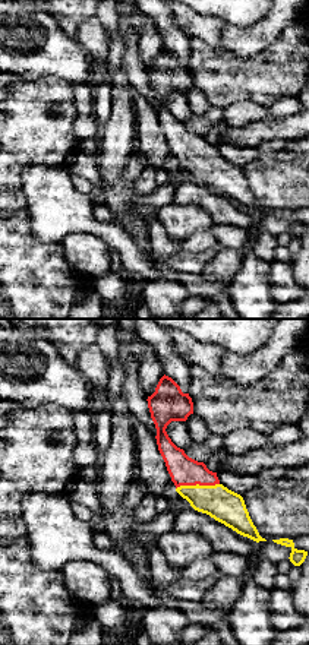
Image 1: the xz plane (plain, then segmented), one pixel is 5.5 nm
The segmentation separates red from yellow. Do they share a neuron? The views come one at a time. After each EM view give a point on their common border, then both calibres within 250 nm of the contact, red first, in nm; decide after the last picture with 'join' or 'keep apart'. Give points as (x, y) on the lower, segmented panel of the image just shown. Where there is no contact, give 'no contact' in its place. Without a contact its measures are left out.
contact (196, 483); calibres 160 and 190 nm

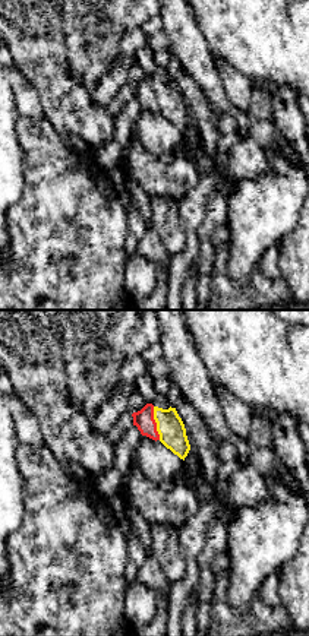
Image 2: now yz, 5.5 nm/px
contact (155, 423); calibres 110 and 150 nm

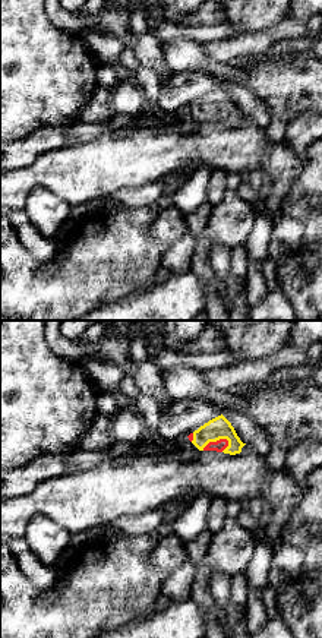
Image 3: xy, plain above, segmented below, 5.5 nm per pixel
contact (217, 441); calibres 70 and 120 nm

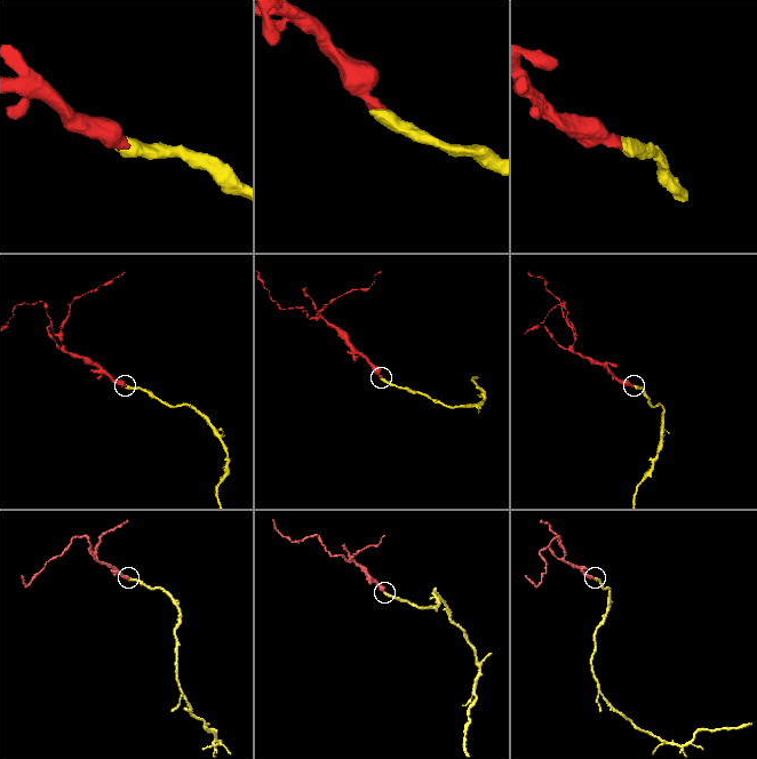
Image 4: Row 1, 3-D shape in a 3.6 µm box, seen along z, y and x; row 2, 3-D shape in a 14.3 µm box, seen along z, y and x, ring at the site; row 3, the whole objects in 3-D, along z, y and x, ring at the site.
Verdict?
join

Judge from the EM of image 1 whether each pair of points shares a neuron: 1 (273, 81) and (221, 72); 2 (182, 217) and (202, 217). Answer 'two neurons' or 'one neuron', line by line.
1: one neuron
2: one neuron

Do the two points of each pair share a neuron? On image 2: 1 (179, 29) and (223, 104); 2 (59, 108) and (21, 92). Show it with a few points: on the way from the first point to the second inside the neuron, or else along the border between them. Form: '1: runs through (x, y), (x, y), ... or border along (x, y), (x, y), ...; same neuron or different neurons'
1: runs through (191, 48), (211, 85); same neuron
2: border along (21, 72), (37, 89), (44, 116); different neurons

